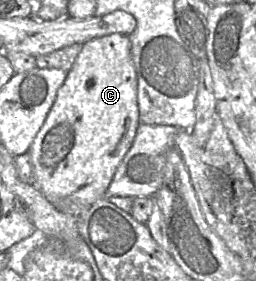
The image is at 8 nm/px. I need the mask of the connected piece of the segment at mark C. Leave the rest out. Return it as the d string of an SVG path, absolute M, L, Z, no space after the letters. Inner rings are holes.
M111 34L82 46L64 84L59 88L47 118L30 146L33 184L53 206L59 200L91 206L107 195L107 189L122 159L130 149L140 124L138 79L128 35Z

